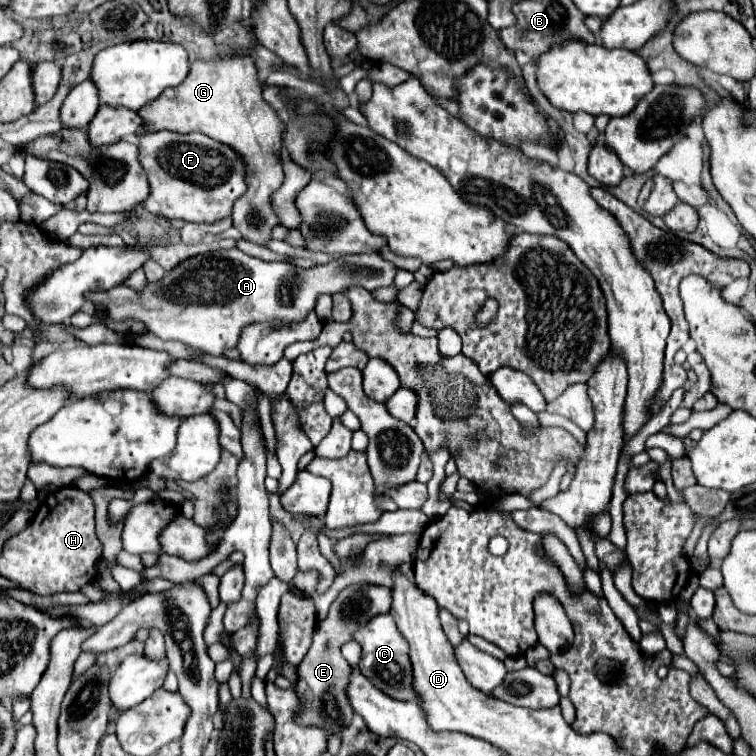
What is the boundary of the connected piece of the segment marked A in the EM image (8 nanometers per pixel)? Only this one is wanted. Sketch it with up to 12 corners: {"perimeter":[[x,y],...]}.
{"perimeter":[[232,248],[140,296],[112,320],[222,356],[248,324],[298,324],[318,296],[392,286],[380,252],[300,268]]}

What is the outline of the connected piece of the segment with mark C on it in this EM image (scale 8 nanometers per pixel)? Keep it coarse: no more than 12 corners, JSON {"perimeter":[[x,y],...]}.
{"perimeter":[[390,614],[358,634],[360,672],[396,700],[410,694],[408,646]]}

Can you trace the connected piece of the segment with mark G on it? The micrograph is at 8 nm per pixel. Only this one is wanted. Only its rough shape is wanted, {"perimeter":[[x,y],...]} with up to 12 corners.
{"perimeter":[[252,58],[194,62],[138,116],[150,132],[204,132],[246,158],[234,228],[278,224],[282,122]]}

